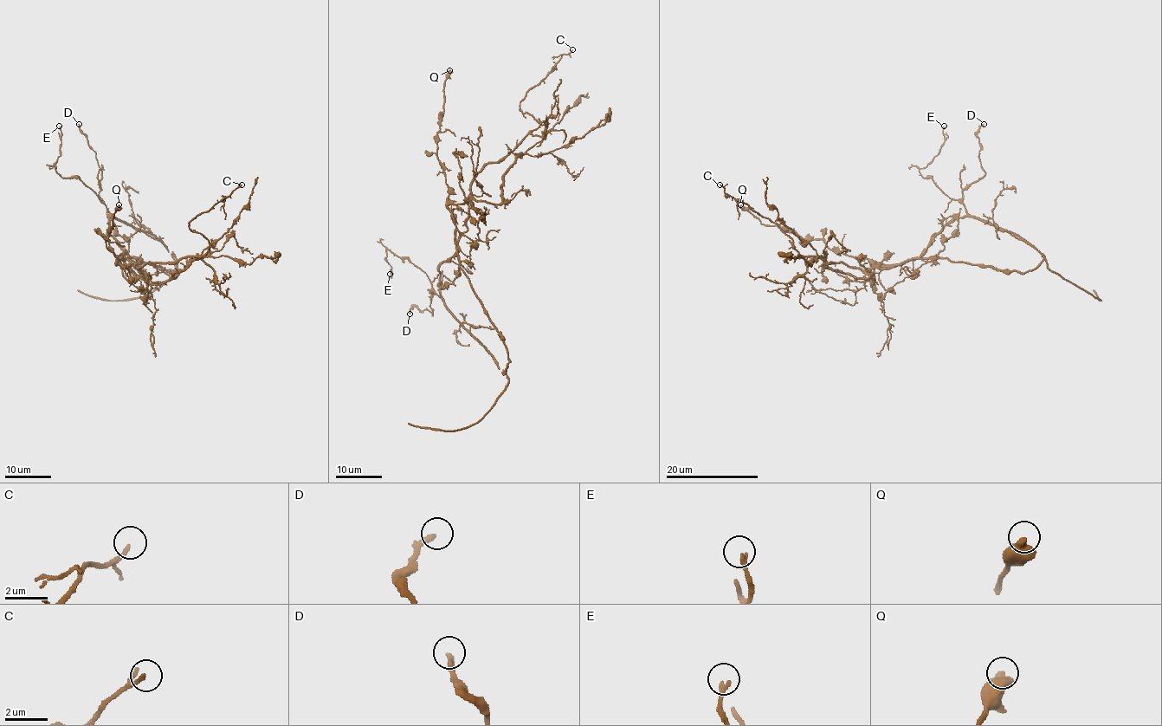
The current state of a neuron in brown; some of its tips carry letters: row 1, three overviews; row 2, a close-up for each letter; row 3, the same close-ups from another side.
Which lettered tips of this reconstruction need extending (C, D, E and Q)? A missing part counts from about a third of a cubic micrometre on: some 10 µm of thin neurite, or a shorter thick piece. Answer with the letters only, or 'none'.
none

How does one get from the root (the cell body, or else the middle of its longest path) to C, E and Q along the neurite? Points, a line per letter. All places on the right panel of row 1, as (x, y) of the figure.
C: (918, 258), (887, 269), (860, 270), (842, 262), (803, 256), (776, 223), (726, 194), (719, 184)
E: (918, 258), (933, 236), (966, 214), (961, 202), (952, 200), (919, 171), (938, 153), (945, 141), (944, 126)
Q: (918, 258), (881, 265), (867, 259), (835, 253), (821, 239), (803, 239), (776, 225), (764, 225), (740, 204)

